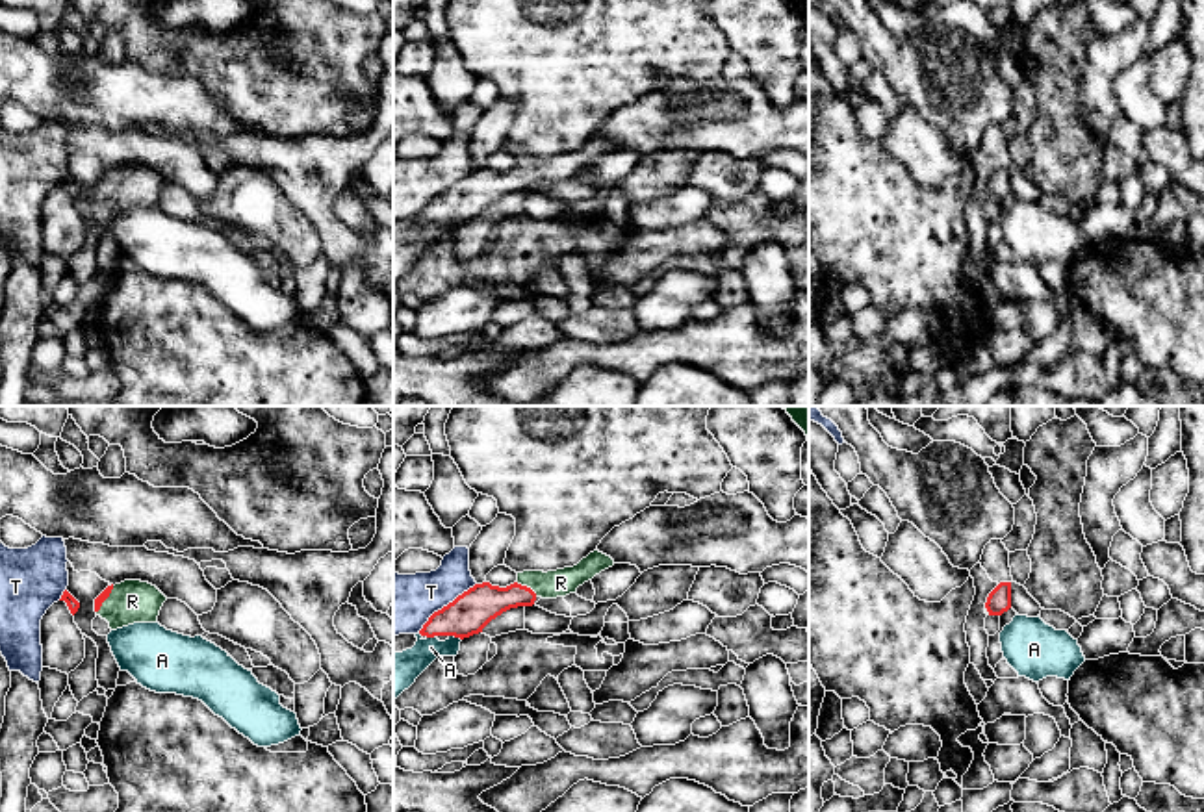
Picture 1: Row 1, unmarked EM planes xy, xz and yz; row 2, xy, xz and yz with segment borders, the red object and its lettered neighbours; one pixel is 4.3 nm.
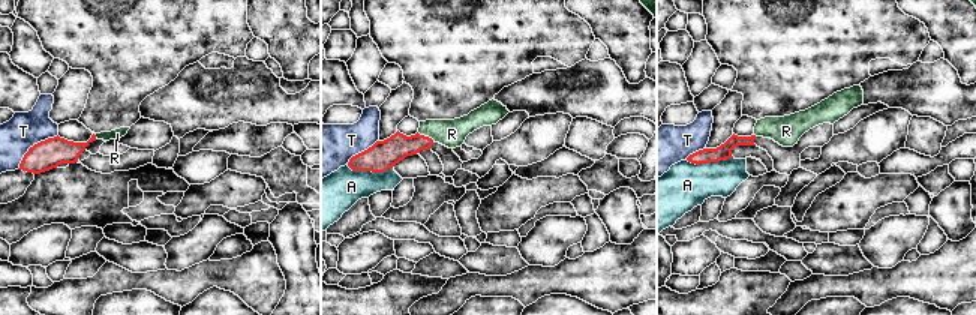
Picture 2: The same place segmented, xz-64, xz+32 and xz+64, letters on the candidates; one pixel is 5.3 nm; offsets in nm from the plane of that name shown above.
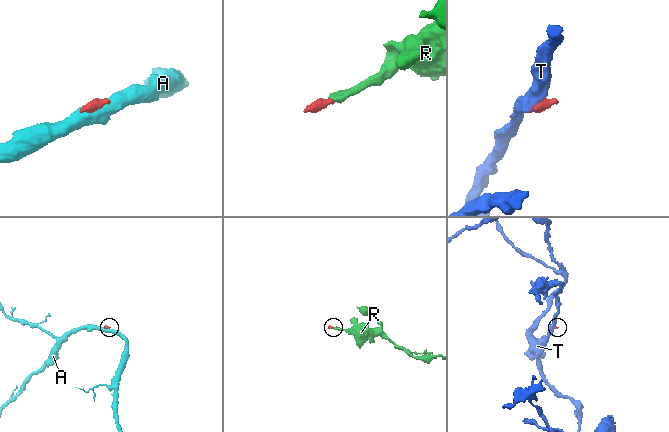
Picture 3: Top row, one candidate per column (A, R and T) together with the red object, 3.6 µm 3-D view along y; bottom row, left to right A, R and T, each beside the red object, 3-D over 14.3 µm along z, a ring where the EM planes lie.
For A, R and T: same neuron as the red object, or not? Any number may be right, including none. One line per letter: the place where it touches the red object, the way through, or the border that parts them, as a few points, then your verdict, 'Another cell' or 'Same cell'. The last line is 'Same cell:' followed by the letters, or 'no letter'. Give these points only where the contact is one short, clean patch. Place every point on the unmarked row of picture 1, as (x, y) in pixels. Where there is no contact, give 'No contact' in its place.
A: Touches red at xz (455, 221). Boundary: xz (449, 219), (461, 225). Another cell
R: Touches red at xy (106, 182). Path across: xy (106, 177), (106, 182), (132, 186). Same cell
T: Touches red at xz (444, 191). Boundary: xz (475, 167), (438, 193), (418, 217). Another cell
Same cell: R

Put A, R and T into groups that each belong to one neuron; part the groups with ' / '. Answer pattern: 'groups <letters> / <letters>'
groups A / R / T

